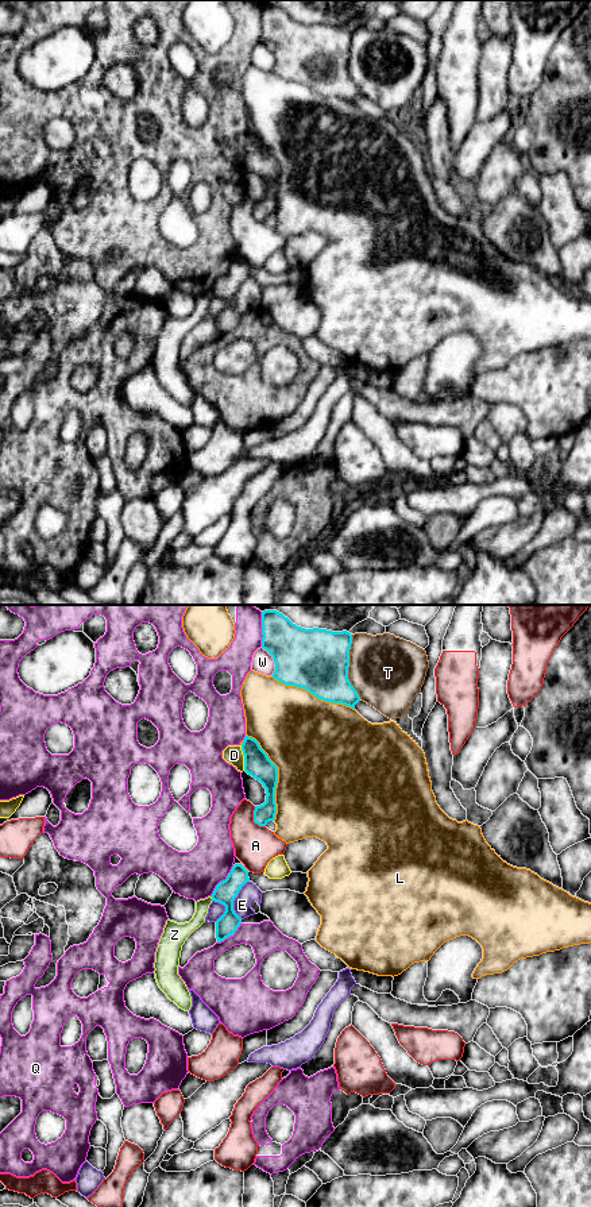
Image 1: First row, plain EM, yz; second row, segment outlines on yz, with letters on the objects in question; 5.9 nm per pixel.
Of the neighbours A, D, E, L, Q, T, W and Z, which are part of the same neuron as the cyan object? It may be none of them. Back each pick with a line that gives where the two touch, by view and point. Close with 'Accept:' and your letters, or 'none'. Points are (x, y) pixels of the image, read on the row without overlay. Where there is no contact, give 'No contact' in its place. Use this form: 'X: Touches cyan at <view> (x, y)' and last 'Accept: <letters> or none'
Accept: none

